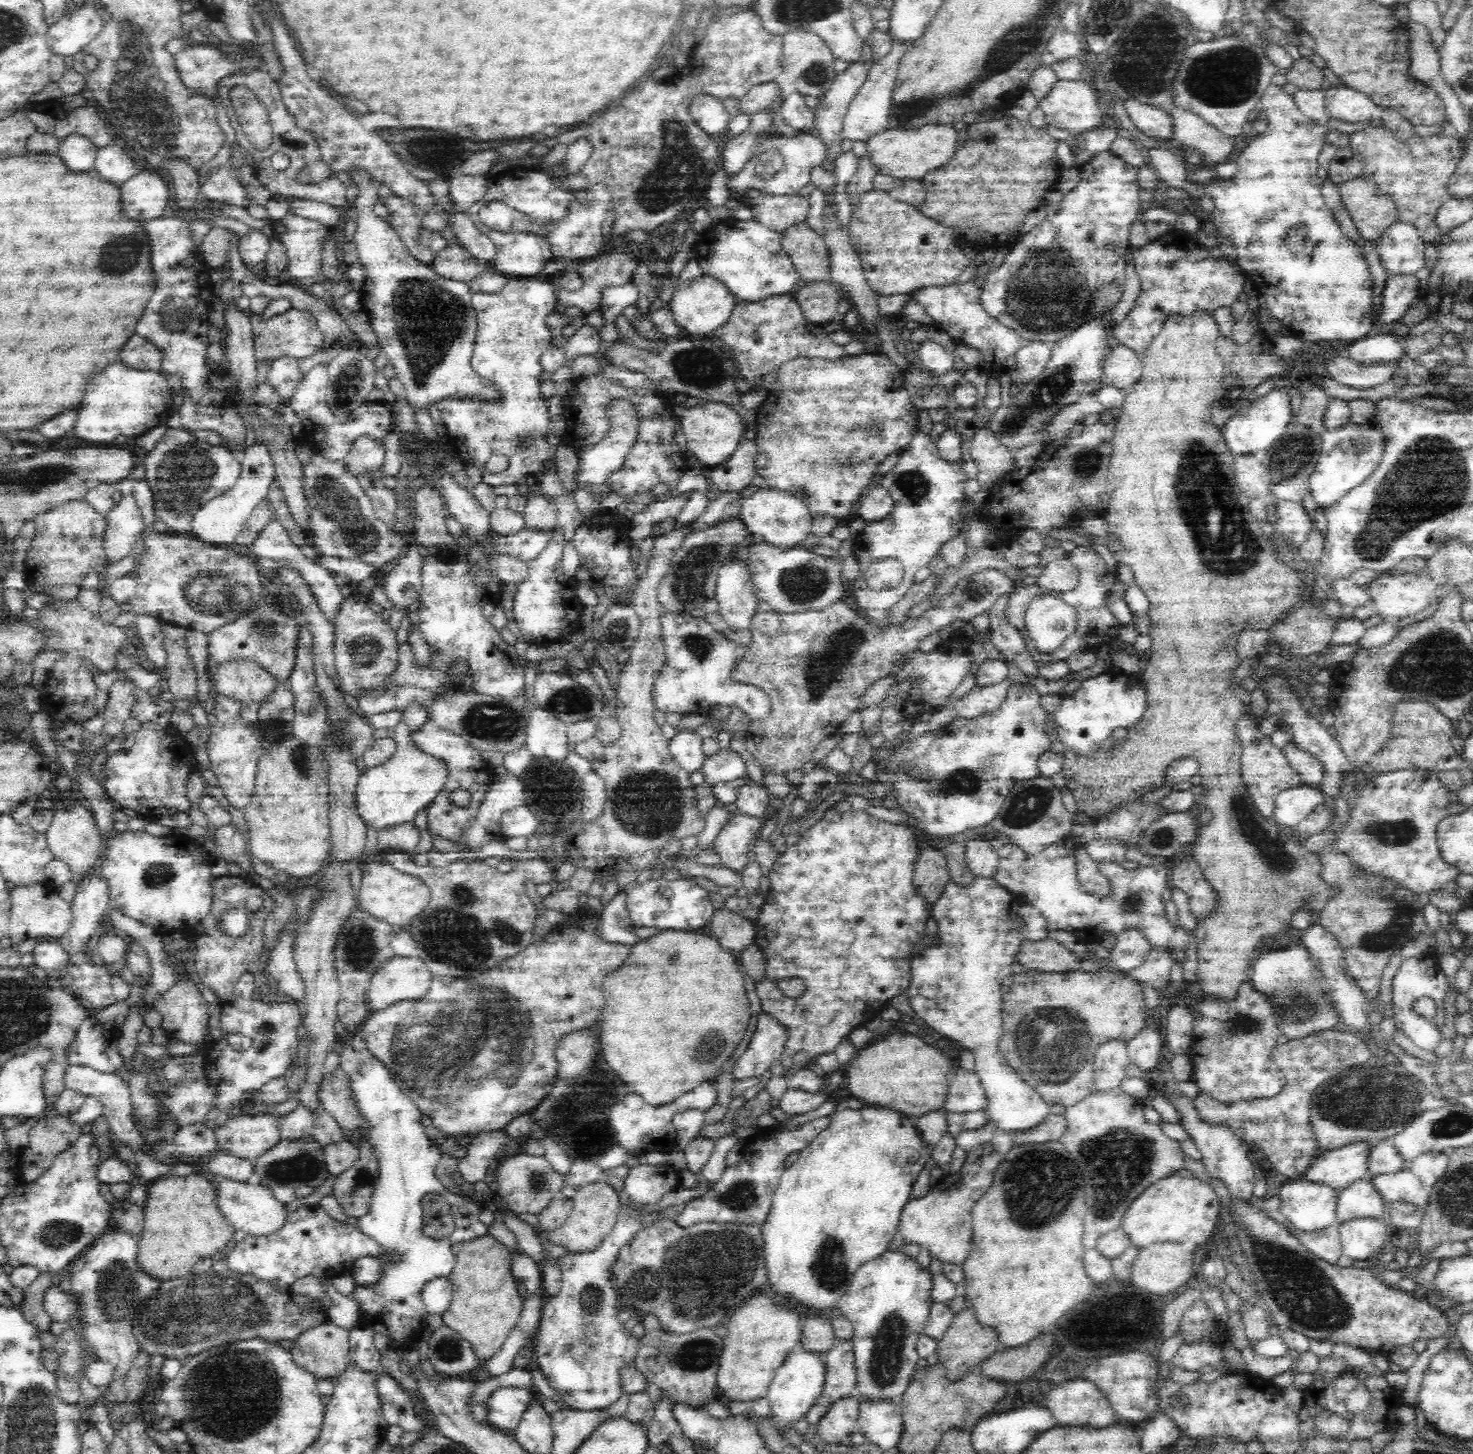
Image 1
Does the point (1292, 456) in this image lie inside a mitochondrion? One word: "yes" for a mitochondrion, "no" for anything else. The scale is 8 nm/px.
yes

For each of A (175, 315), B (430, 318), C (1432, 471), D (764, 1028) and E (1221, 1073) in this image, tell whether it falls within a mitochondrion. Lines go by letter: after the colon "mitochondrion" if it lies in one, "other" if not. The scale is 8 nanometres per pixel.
A: mitochondrion
B: mitochondrion
C: mitochondrion
D: other
E: other

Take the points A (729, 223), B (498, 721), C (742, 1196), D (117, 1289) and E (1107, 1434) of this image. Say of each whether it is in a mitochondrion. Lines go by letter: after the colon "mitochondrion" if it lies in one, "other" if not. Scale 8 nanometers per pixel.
A: other
B: mitochondrion
C: mitochondrion
D: mitochondrion
E: other

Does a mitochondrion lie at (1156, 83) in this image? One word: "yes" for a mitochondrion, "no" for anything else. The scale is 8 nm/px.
yes

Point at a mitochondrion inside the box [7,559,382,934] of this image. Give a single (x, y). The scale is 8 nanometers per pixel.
(207, 593)

